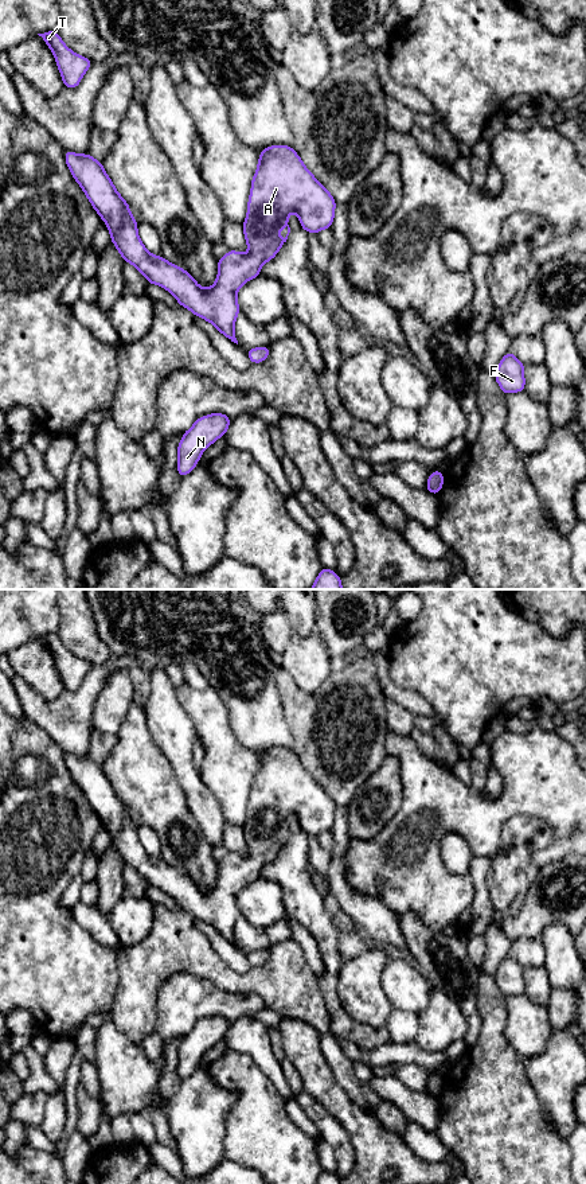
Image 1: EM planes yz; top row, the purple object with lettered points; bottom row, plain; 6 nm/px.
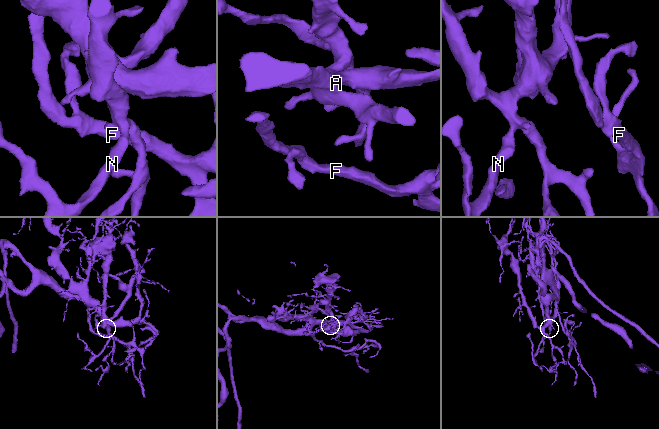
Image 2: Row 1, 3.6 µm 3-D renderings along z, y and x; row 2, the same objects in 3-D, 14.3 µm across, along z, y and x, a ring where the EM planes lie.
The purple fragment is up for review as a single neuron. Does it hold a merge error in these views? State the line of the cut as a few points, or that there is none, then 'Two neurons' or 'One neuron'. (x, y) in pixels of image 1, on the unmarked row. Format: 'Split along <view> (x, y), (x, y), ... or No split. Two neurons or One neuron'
No split. One neuron

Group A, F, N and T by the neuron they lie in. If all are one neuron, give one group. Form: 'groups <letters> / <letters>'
groups A F N T

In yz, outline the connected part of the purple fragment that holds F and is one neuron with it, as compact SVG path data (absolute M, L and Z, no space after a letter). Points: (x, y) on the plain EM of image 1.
M509 954L500 963L495 981L504 997L523 994L524 967Z

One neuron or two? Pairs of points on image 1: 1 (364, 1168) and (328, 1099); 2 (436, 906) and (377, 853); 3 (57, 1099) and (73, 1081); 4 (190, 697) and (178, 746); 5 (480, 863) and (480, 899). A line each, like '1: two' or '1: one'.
1: one
2: one
3: two
4: two
5: one

